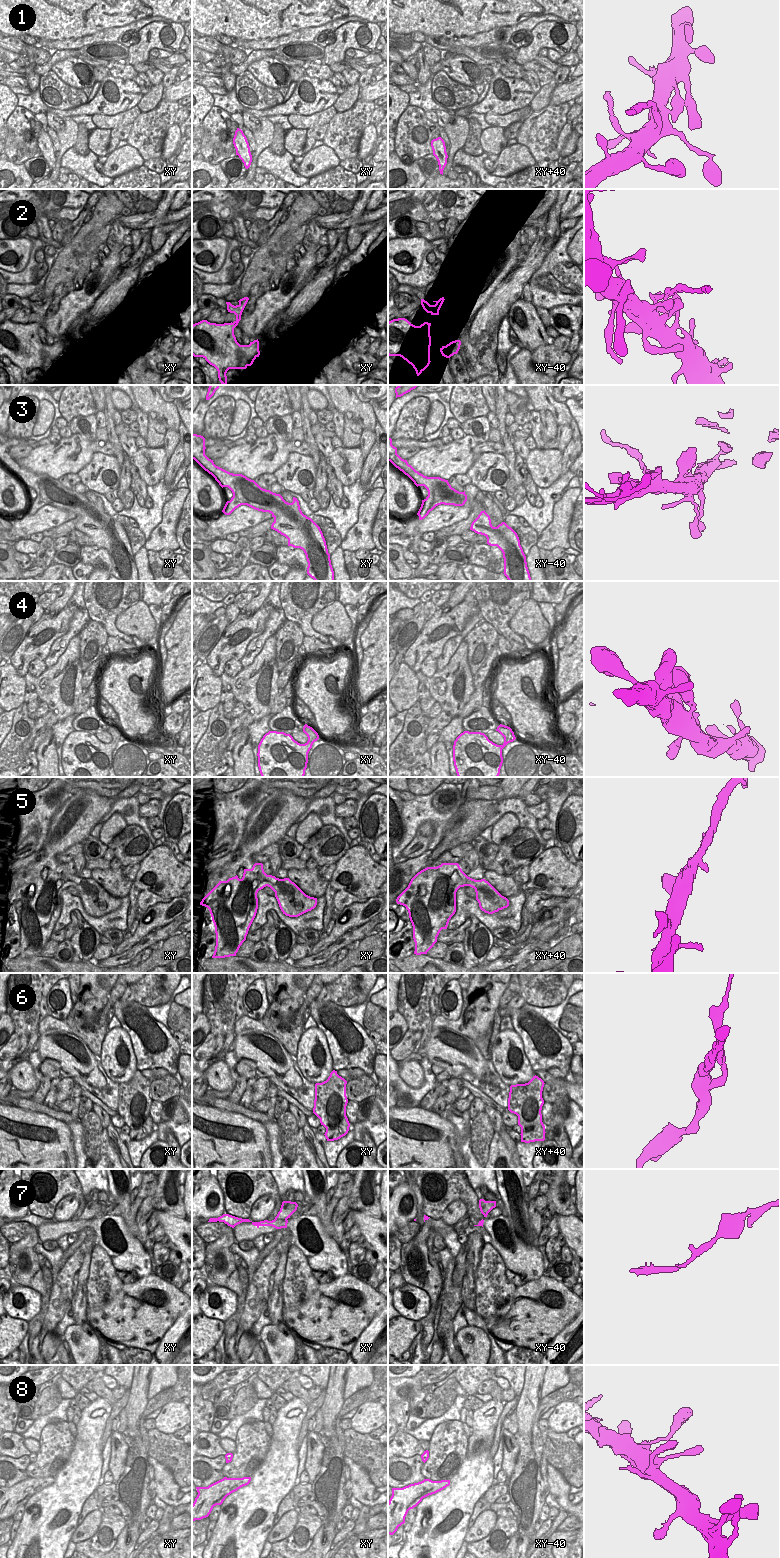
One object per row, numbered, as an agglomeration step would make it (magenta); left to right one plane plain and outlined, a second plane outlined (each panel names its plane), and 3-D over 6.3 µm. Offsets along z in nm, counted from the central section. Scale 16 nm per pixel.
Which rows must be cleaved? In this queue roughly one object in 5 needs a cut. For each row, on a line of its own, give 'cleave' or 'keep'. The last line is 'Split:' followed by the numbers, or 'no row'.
1: cleave
2: cleave
3: cleave
4: keep
5: keep
6: cleave
7: keep
8: keep
Split: 1, 2, 3, 6

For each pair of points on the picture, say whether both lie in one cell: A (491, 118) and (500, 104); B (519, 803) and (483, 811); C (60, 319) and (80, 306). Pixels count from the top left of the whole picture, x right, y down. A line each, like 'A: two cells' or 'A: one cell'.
A: two cells
B: two cells
C: one cell

